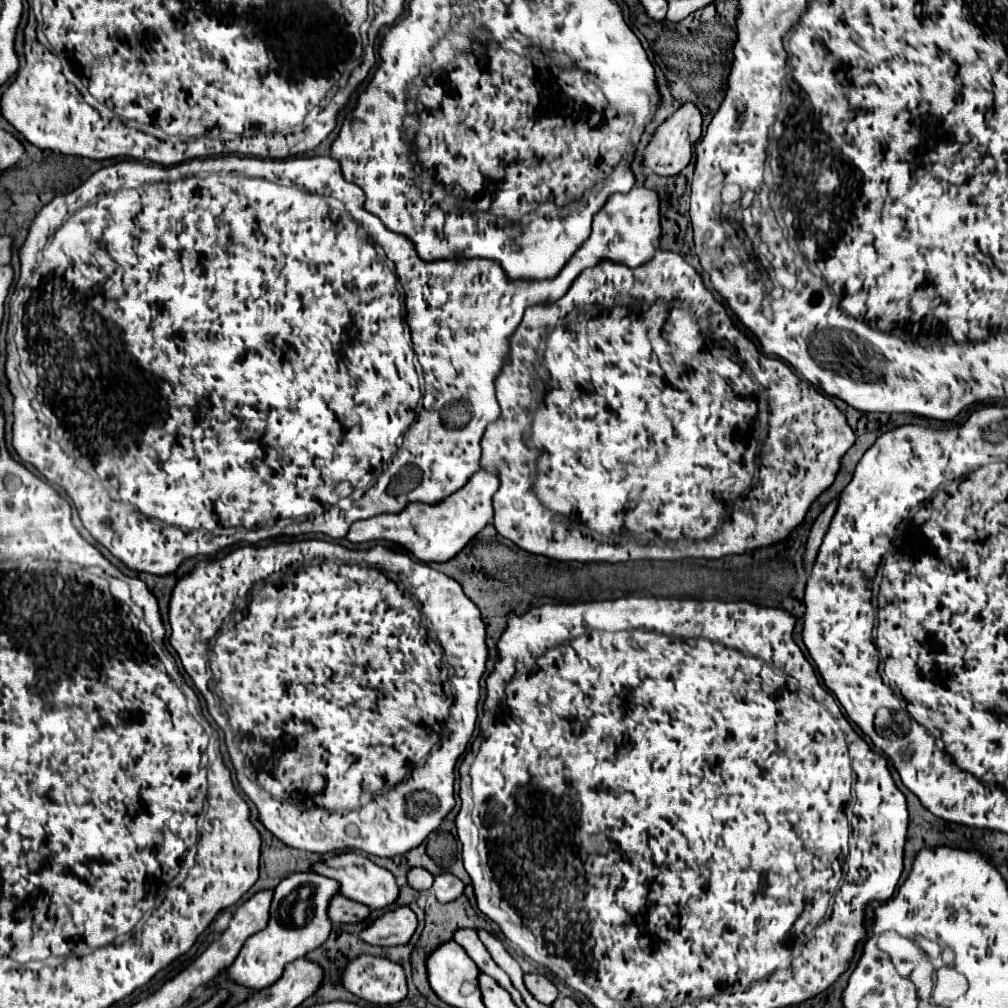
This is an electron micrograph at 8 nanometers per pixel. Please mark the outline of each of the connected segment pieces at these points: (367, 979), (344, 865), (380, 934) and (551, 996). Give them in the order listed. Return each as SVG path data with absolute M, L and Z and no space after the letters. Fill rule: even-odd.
M359 956L351 960L341 982L349 992L377 1006L391 1006L407 996L403 966L379 956Z
M347 852L347 854L339 854L339 856L333 856L333 858L327 858L325 862L315 864L313 866L313 872L325 874L327 878L337 880L341 884L341 894L343 896L347 896L351 900L357 900L361 904L367 904L369 908L375 908L375 910L377 908L387 908L399 896L399 886L395 882L395 876L387 868L381 868L381 866L373 864L363 854Z
M401 906L395 912L387 912L377 918L361 938L375 946L399 946L407 944L417 928L417 916L409 906Z
M525 974L525 986L543 1004L553 1004L559 996L559 990L555 988L555 984L543 974Z

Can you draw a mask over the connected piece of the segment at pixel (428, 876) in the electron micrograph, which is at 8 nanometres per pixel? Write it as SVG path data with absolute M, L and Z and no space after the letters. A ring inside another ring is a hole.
M413 868L407 874L407 882L415 890L429 890L433 886L433 880L435 880L435 876L425 868Z

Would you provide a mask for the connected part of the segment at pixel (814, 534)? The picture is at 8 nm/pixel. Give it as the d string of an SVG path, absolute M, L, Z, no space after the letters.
M833 498L833 500L821 510L821 514L817 516L817 520L815 520L813 528L811 528L811 536L809 536L809 542L807 542L807 554L805 554L805 570L807 570L807 572L811 570L811 564L813 564L813 560L815 560L815 556L817 556L817 550L819 550L819 546L821 546L821 542L823 542L823 536L825 536L829 524L831 524L831 518L833 518L833 514L835 514L837 502L839 502L839 500Z

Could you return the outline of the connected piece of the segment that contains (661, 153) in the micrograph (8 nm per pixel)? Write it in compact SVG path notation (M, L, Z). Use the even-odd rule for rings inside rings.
M693 102L683 104L659 130L653 134L653 140L645 152L645 166L661 176L675 176L679 174L693 156L693 144L701 136L701 112Z

